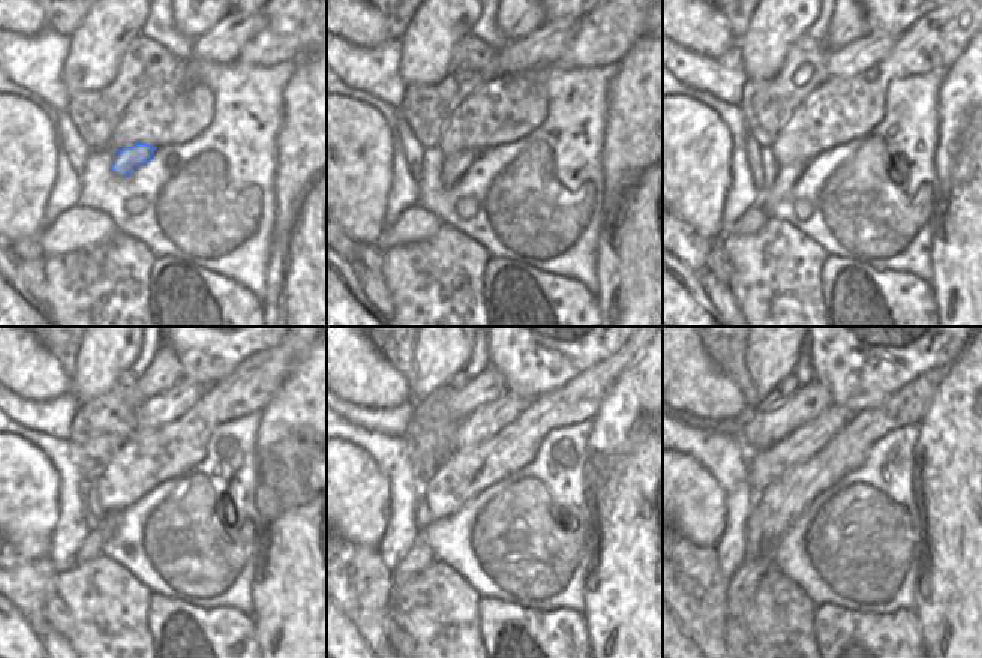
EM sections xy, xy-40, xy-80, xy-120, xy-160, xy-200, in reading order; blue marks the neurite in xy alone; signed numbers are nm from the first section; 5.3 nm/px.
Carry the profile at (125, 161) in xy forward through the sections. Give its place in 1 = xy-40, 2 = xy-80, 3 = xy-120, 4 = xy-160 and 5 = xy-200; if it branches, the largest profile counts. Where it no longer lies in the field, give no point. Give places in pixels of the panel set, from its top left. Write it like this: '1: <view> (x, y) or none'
1: xy-40 (455, 167)
2: xy-80 (787, 174)
3: xy-120 (90, 549)
4: xy-160 (420, 555)
5: xy-200 (739, 588)

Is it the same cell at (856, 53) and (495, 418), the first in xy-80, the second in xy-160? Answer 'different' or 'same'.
same

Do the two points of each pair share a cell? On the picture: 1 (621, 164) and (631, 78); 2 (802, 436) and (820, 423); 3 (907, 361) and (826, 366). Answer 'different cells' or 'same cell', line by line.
1: same cell
2: same cell
3: same cell

